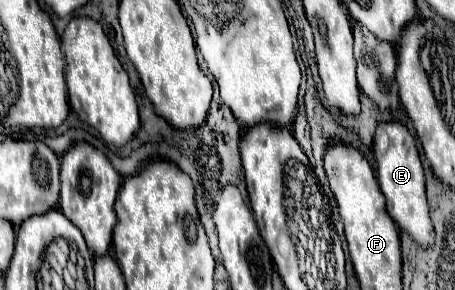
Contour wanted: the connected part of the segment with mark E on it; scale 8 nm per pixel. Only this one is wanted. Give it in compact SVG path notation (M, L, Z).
M398 121L378 123L374 133L374 157L376 157L376 177L386 197L388 215L422 249L430 249L434 245L434 227L428 215L428 203L424 193L424 171L422 171L416 139Z

